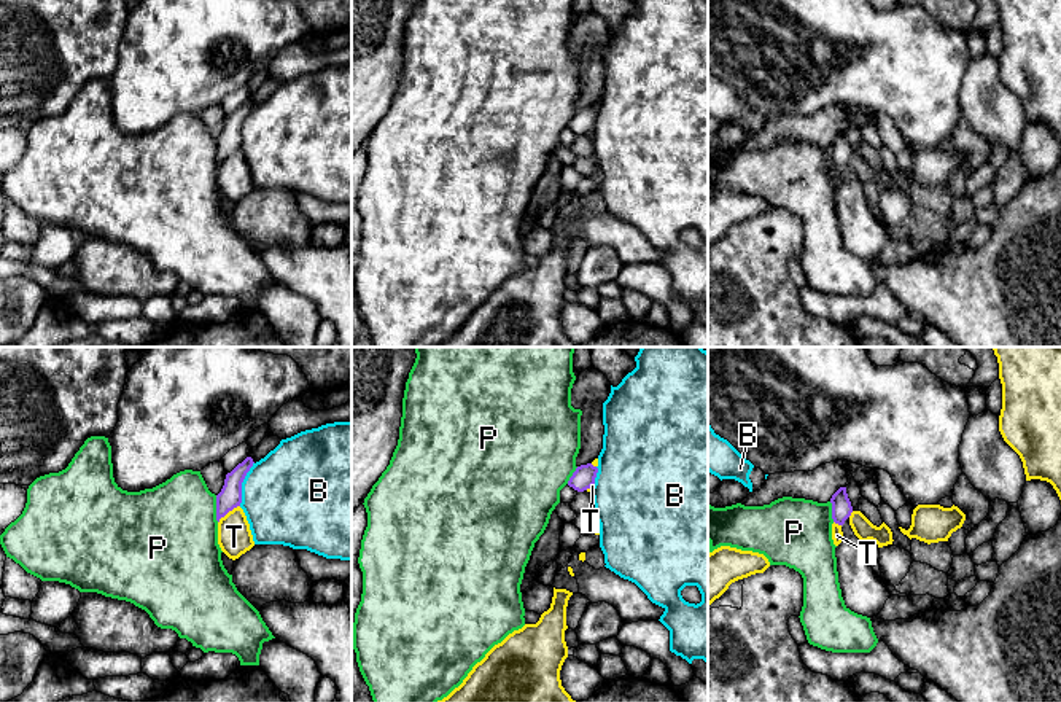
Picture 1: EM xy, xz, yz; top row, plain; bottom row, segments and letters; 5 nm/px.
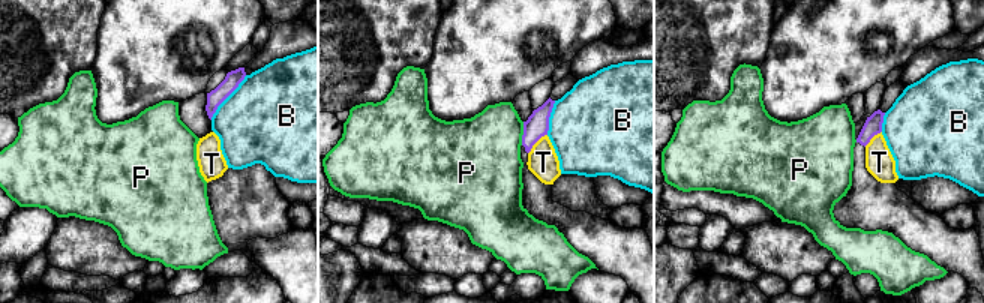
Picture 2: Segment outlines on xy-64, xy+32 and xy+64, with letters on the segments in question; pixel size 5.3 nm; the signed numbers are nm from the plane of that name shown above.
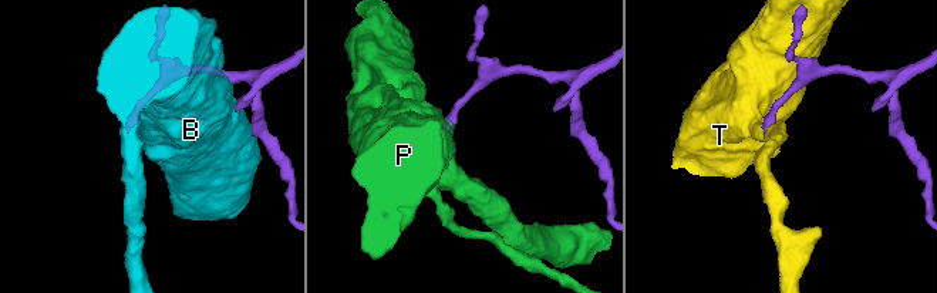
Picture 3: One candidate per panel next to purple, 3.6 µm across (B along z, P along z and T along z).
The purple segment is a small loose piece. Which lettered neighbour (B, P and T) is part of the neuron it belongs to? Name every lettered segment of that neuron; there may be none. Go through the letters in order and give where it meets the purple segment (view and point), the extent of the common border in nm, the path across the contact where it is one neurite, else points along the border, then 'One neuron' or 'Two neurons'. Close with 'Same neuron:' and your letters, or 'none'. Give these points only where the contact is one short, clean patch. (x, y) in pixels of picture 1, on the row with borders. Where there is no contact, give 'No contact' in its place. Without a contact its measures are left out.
B: Touches purple at xy (240, 484). Shared border 240 nm. Two neurons
P: Touches purple at xy (217, 508). Shared border 140 nm. Boundary: xy (215, 495), (215, 518), (218, 521). Two neurons
T: Touches purple at xy (228, 511). Shared border 140 nm. Boundary: xy (239, 505), (229, 510), (218, 522). Two neurons
Same neuron: none

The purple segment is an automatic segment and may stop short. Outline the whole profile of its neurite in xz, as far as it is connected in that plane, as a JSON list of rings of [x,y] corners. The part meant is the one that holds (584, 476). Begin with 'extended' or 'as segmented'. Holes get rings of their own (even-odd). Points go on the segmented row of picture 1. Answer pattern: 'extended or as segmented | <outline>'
as segmented | [[[592,463],[581,465],[569,478],[568,486],[577,492],[584,492],[595,484],[597,473],[598,473],[598,468],[593,466]]]

